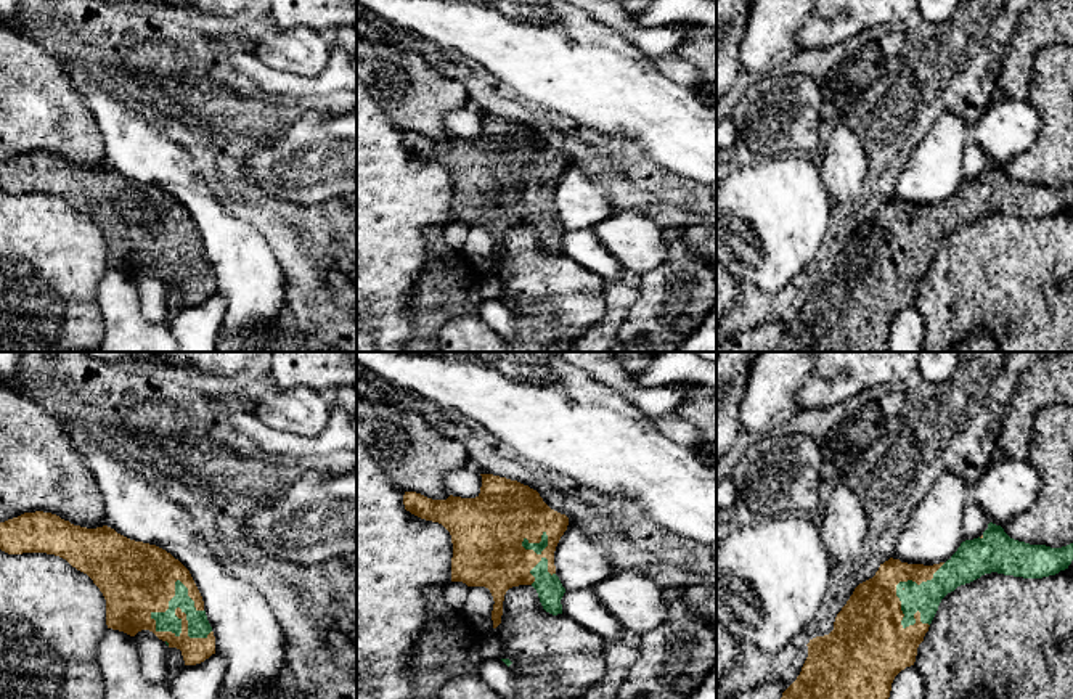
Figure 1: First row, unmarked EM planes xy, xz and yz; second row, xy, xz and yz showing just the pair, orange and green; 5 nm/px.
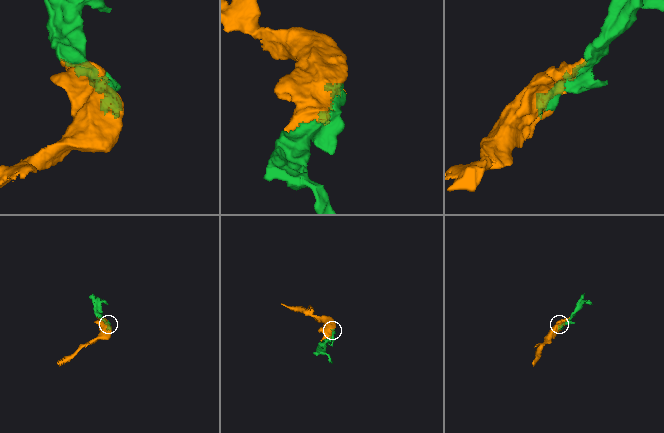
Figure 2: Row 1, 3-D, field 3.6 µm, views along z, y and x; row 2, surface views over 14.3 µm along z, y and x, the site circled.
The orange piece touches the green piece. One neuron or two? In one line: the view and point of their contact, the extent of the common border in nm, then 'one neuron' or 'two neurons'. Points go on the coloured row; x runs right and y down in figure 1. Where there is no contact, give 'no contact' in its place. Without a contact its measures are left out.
contact xy (174, 633); length 340 nm; one neuron

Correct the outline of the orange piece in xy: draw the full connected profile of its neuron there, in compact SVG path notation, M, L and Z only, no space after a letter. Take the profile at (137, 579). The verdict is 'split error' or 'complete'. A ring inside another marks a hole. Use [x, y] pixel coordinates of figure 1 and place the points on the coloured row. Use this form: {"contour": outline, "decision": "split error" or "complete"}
{"contour": "M35 511L0 522L0 550L8 554L55 554L87 574L106 599L108 628L130 636L149 630L169 648L180 649L185 665L201 664L215 654L215 636L190 570L156 545L130 540L108 525L87 529Z", "decision": "split error"}

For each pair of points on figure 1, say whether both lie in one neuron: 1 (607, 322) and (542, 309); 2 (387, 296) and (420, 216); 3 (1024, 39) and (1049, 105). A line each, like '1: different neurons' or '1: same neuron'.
1: different neurons
2: same neuron
3: different neurons

